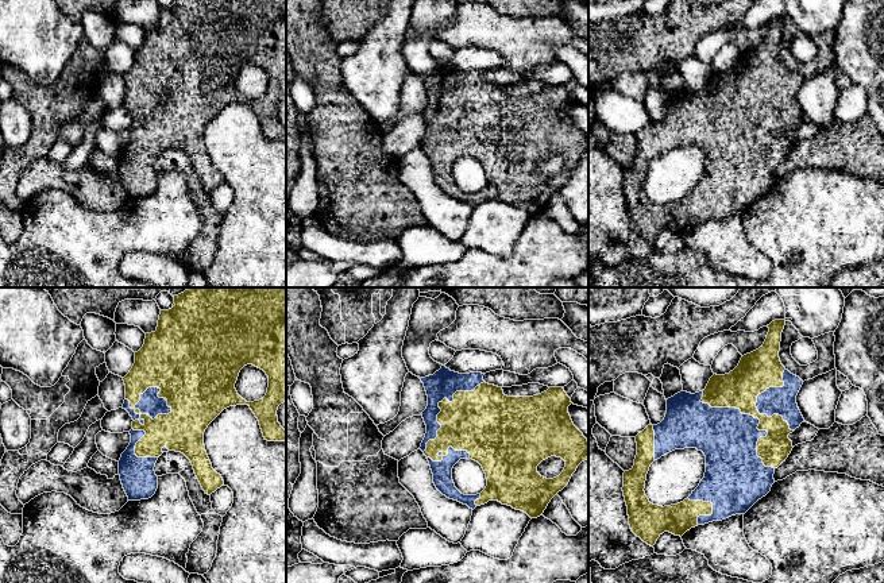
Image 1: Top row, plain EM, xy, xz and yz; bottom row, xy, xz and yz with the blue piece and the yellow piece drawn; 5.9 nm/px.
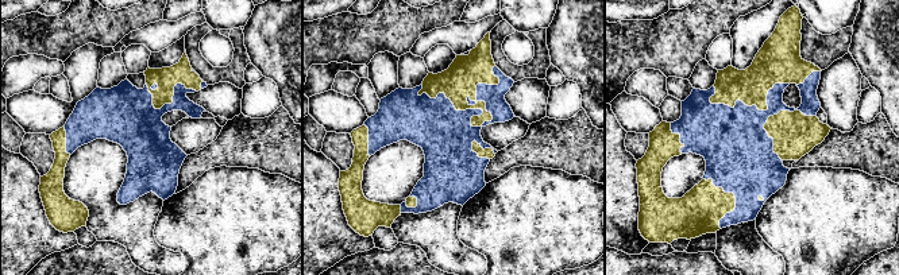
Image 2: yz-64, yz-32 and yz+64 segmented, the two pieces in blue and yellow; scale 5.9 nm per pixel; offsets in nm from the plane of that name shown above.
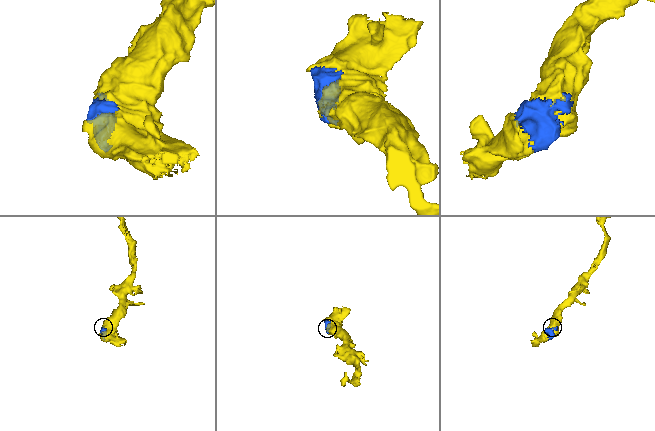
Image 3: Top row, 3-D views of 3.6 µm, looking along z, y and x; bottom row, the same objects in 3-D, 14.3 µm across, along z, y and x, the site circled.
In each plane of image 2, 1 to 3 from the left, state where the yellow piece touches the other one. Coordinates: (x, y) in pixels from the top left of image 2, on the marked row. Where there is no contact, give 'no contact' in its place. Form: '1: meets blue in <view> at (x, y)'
1: meets blue in yz-64 at (169, 104)
2: meets blue in yz-32 at (477, 109)
3: meets blue in yz+64 at (756, 107)

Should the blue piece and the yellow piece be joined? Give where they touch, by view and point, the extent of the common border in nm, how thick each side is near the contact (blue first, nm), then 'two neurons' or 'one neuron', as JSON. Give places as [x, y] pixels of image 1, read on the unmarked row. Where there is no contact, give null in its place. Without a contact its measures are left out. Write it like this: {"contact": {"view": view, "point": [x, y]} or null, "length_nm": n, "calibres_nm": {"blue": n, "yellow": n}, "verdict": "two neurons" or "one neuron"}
{"contact": {"view": "xy", "point": [147, 111]}, "length_nm": 300, "calibres_nm": {"blue": 130, "yellow": 260}, "verdict": "one neuron"}

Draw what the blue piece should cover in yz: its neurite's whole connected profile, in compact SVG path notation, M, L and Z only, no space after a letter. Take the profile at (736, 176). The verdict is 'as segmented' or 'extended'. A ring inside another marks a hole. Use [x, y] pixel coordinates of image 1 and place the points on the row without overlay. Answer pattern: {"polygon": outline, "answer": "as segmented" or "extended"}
{"polygon": "M785 18L772 19L768 23L769 30L764 42L758 47L744 53L738 63L729 72L714 72L705 88L695 92L680 89L668 96L664 117L657 123L648 123L636 134L637 152L633 166L624 170L622 189L628 204L630 227L648 243L653 244L664 229L682 235L687 228L698 223L722 219L736 212L745 212L758 197L771 189L775 181L775 167L785 159L794 146L788 132L804 120L796 101L796 93L803 78L791 72L779 55L784 23ZM684 146L696 146L705 151L705 175L692 192L678 202L663 205L651 201L644 189L651 162L675 147Z", "answer": "extended"}

